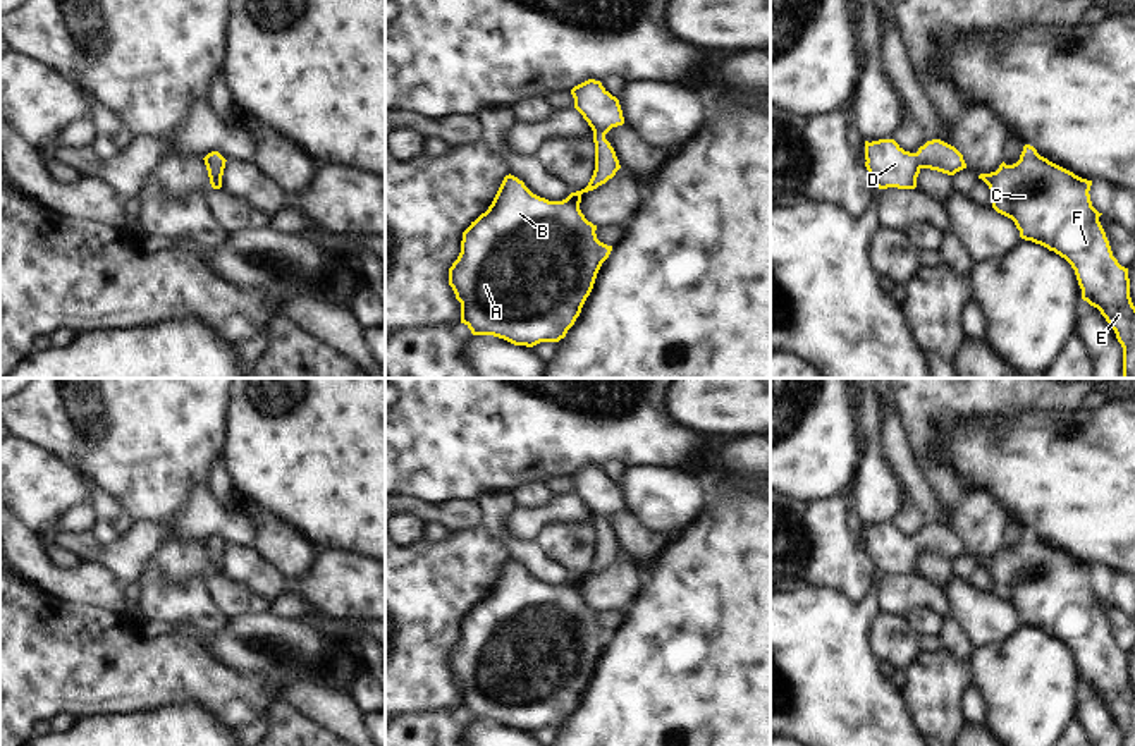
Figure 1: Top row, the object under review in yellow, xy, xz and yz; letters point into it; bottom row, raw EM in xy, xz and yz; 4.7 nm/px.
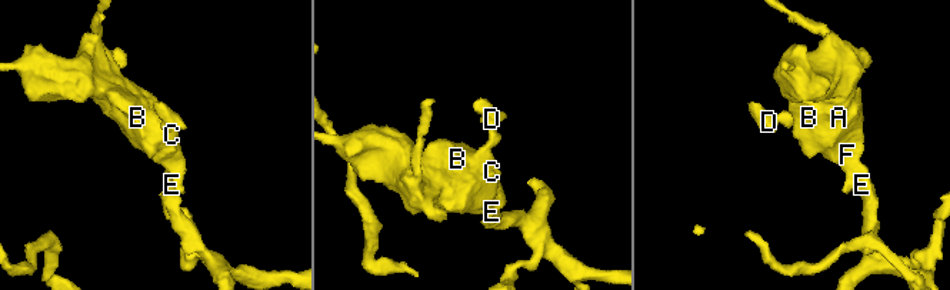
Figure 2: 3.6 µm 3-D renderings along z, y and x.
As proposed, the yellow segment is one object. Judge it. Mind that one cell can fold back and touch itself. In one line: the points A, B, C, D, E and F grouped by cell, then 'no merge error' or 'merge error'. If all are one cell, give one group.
A B C D E F; no merge error

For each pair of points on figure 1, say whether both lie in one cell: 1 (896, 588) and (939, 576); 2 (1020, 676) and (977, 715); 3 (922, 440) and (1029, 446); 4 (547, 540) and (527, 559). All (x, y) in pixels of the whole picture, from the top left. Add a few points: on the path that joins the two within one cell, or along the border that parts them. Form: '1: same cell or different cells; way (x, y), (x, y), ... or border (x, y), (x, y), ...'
1: different cells; border (915, 573), (931, 580), (941, 590)
2: different cells; border (972, 681), (984, 702), (986, 724)
3: different cells; border (975, 416), (951, 423), (939, 452), (960, 478)
4: different cells; border (535, 540), (540, 550), (570, 574)

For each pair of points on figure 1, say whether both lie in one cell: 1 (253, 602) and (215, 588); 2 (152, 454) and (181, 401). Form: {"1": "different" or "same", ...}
{"1": "same", "2": "same"}

